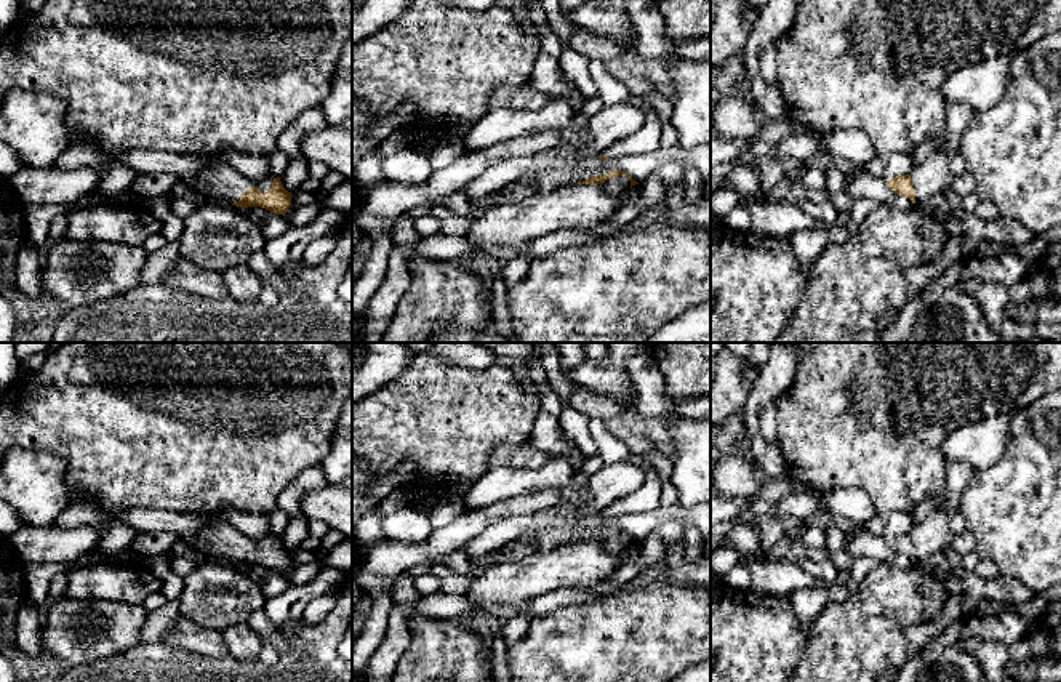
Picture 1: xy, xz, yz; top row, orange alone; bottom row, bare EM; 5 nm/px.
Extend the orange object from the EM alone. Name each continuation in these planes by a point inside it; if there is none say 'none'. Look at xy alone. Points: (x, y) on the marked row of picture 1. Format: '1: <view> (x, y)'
1: xy (218, 180)

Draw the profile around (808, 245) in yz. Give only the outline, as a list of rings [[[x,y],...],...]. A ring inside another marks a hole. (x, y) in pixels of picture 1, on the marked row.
[[[823,229],[799,231],[791,235],[792,251],[797,261],[805,267],[815,266],[829,243],[829,235]]]

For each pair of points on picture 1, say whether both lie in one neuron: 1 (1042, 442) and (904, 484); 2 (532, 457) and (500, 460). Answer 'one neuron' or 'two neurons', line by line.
1: two neurons
2: one neuron

